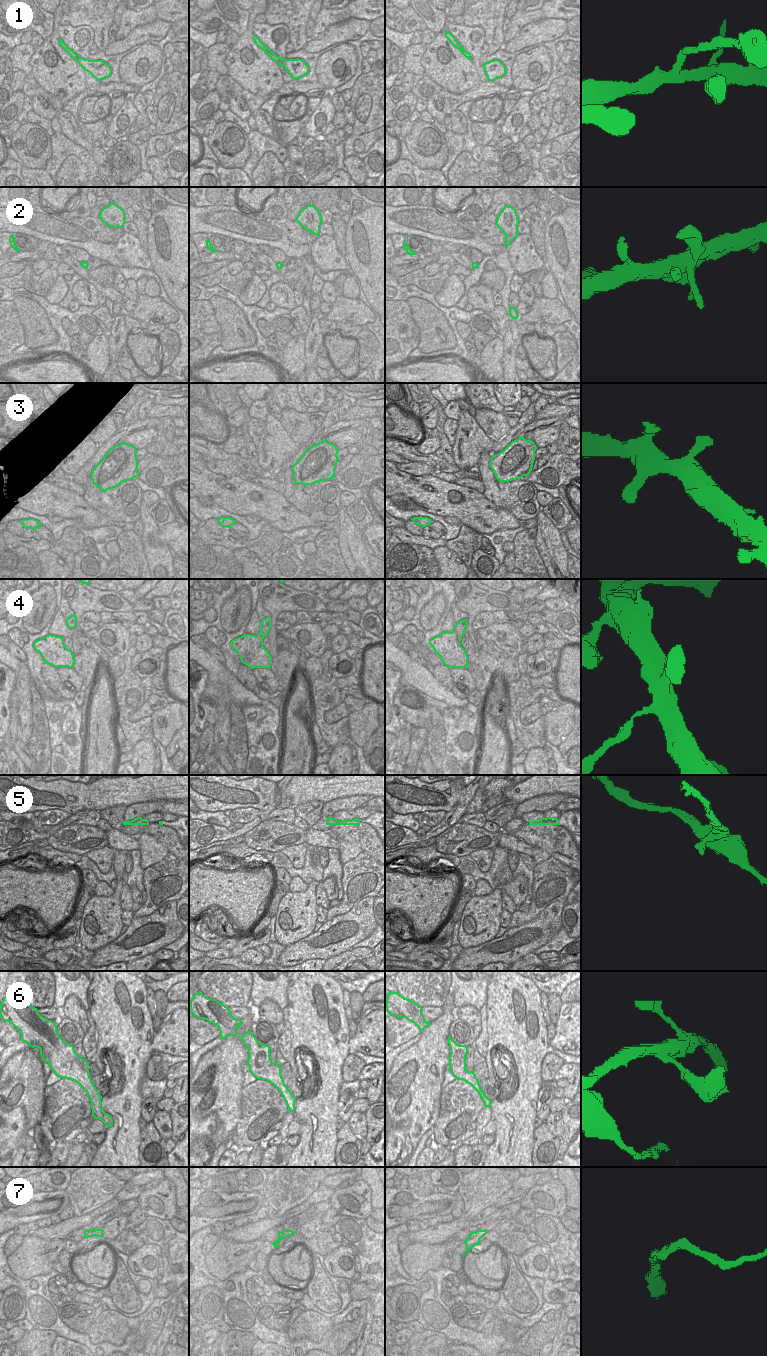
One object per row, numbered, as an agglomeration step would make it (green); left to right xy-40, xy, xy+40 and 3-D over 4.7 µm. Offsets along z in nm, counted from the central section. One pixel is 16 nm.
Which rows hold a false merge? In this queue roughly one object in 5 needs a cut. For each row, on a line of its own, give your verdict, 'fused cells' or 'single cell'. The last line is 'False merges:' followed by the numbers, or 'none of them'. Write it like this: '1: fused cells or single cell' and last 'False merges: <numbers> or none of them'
1: single cell
2: single cell
3: single cell
4: single cell
5: fused cells
6: single cell
7: fused cells
False merges: 5, 7

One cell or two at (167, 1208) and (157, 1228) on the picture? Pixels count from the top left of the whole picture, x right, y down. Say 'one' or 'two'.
two

